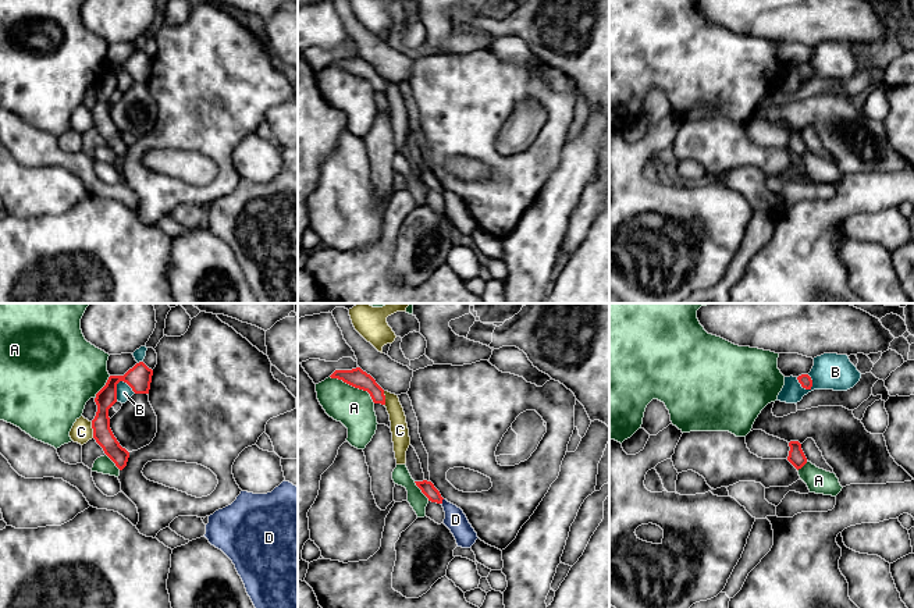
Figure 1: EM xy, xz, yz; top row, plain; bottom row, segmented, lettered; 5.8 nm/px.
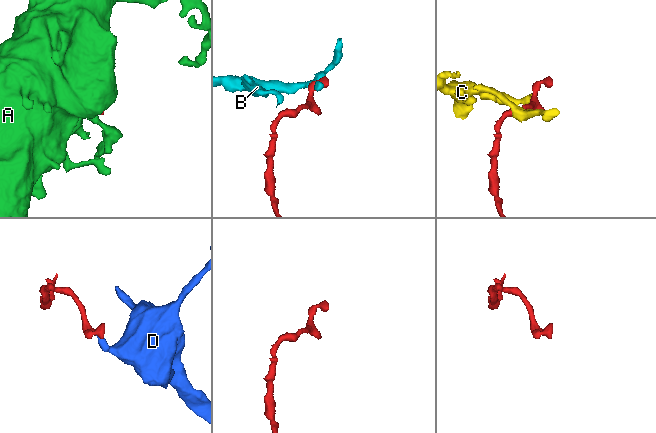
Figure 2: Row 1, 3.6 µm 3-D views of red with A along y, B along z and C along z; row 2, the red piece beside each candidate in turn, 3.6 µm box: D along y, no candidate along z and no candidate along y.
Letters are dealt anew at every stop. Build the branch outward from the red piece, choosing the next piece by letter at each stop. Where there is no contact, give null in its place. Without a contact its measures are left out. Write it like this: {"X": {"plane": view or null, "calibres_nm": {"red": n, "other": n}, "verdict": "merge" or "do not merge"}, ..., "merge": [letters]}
{"A": {"plane": "xz", "calibres_nm": {"red": 110, "other": 220}, "verdict": "do not merge"}, "B": {"plane": "xy", "calibres_nm": {"red": 140, "other": 90}, "verdict": "do not merge"}, "C": {"plane": "xy", "calibres_nm": {"red": 110, "other": 120}, "verdict": "do not merge"}, "D": {"plane": "xz", "calibres_nm": {"red": 80, "other": 120}, "verdict": "do not merge"}, "merge": []}

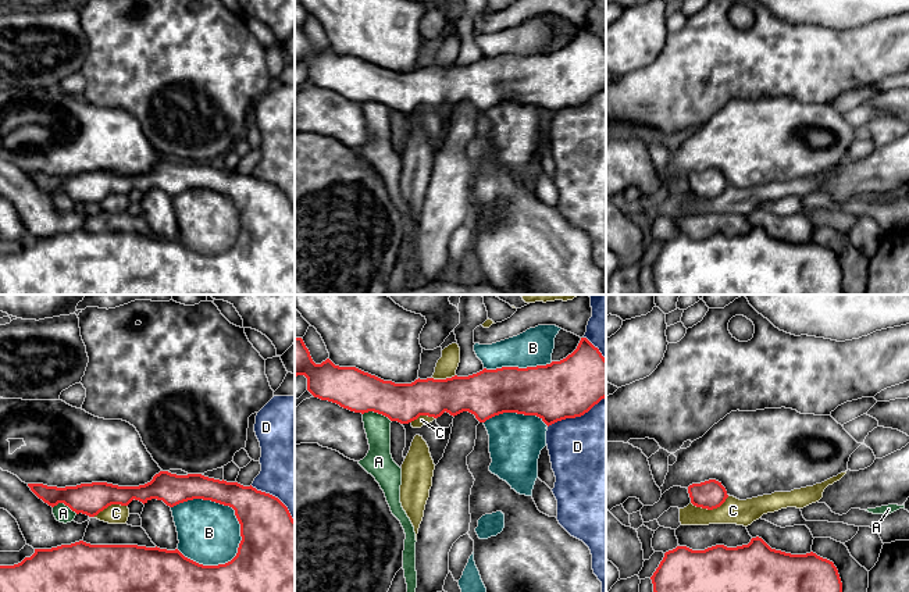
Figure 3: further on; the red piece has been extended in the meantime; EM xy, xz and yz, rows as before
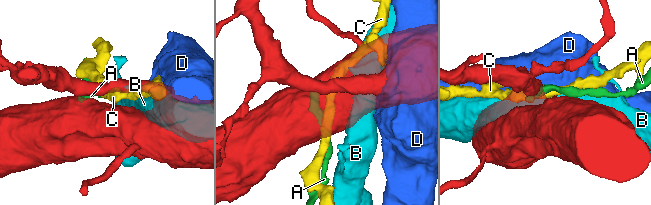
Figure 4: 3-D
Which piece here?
{"A": {"plane": "xz", "calibres_nm": {"red": 240, "other": 150}, "verdict": "do not merge"}, "B": {"plane": "xy", "calibres_nm": {"red": 300, "other": 360}, "verdict": "do not merge"}, "C": {"plane": "yz", "calibres_nm": {"red": 160, "other": 150}, "verdict": "do not merge"}, "D": {"plane": "xz", "calibres_nm": {"red": 340, "other": 480}, "verdict": "do not merge"}, "merge": []}

